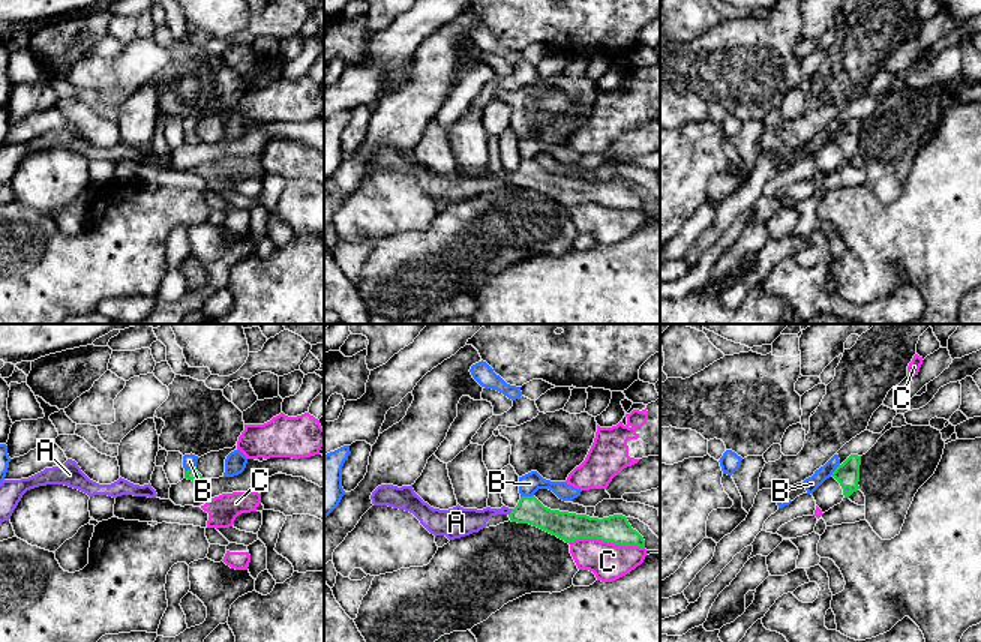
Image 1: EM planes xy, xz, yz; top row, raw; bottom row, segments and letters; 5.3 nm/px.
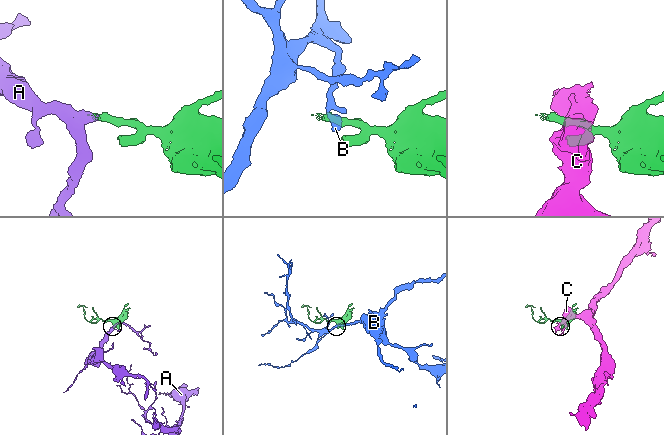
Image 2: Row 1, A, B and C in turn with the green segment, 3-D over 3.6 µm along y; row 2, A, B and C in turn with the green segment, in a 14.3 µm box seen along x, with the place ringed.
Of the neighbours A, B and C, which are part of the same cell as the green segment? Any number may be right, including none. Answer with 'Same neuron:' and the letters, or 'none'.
Same neuron: A

